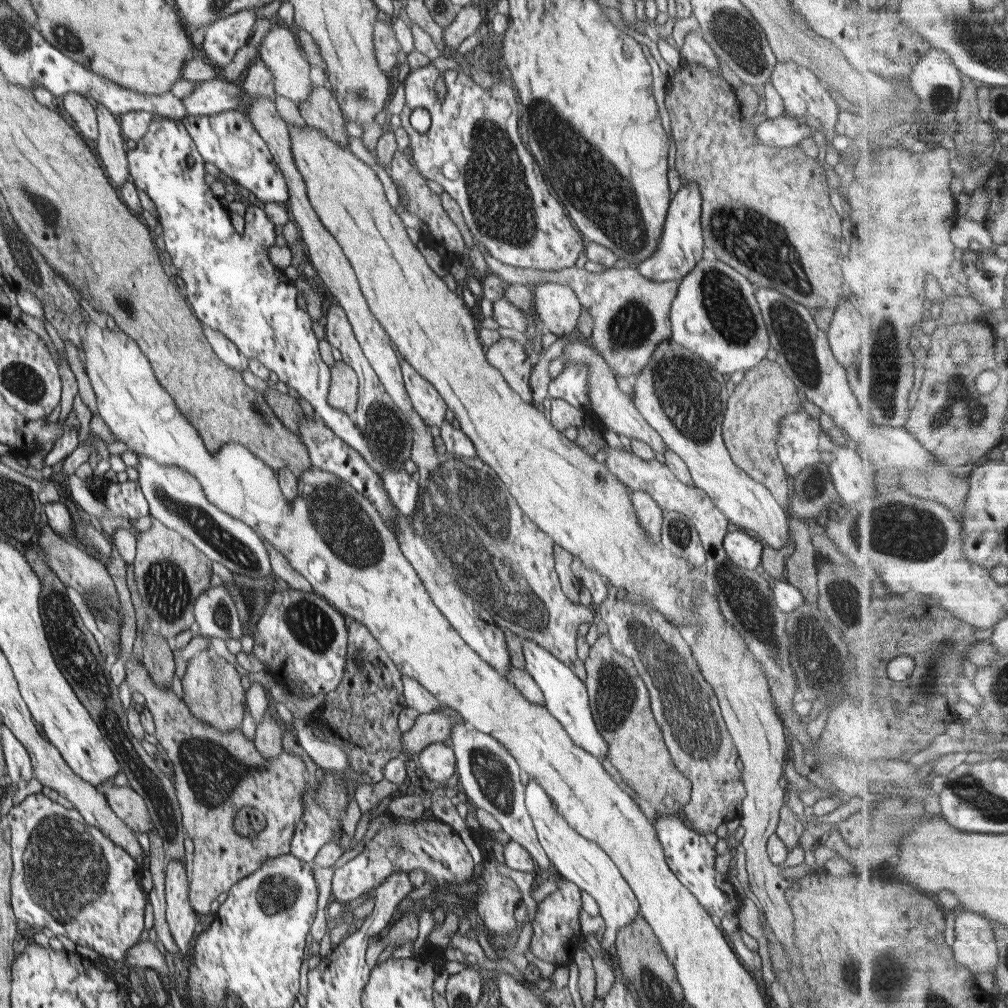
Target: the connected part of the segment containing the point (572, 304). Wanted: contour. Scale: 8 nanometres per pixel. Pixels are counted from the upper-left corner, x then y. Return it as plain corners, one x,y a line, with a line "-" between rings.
547,280
535,284
533,290
533,308
545,332
552,332
558,337
571,334
582,312
582,303
574,290

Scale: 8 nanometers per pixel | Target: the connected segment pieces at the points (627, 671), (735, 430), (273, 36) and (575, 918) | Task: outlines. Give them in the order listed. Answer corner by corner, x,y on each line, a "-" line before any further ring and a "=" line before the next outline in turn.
608,633
599,635
598,640
590,647
589,656
585,659
587,672
584,684
589,694
590,712
609,748
608,760
618,769
626,784
644,797
660,814
680,812
691,799
692,783
686,778
672,760
659,724
654,719
651,710
649,690
644,684
633,660
618,652
611,643
=
762,359
754,368
748,369
737,378
744,380
740,384
736,384
734,392
727,399
725,410
725,418
723,419
723,427
721,434
726,449
732,458
732,461
741,470
746,472
754,481
760,482
766,487
782,508
788,508
790,500
791,477
786,474
776,452
776,435
778,435
779,422
791,414
791,412
799,412
803,410
802,403
798,397
797,386
787,377
783,368
775,360
=
273,26
268,36
263,38
259,45
259,54
259,59
263,60
272,73
274,89
278,95
292,100
296,106
310,97
313,83
310,79
312,66
303,56
294,31
281,26
=
560,877
559,889
537,902
537,913
532,920
532,938
529,951
536,958
554,965
568,965
573,960
583,938
579,922
582,910
581,889
568,879

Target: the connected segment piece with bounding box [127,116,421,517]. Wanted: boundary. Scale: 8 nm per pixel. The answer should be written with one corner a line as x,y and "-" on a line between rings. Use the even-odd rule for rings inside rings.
157,116
153,119
146,134
137,141
136,148
127,153
130,180
148,194
158,210
162,224
165,248
170,254
172,264
176,266
177,275
186,284
186,299
196,318
212,330
221,332
231,340
236,348
247,358
261,362
269,371
278,375
282,388
294,388
304,400
310,402
317,414
332,430
338,439
342,439
347,446
352,447
368,465
378,471
384,489
392,505
399,513
410,517
416,511
420,483
415,475
410,475
404,469
386,470
382,468
370,448
366,446
360,430
352,416
329,405
328,391
331,385
331,368
322,360
319,351
319,340
312,331
312,319
308,311
298,307
296,287
291,271
277,269
268,257
269,248
276,245
276,225
267,217
264,209
255,204
247,204
245,215
238,222
230,210
220,202
210,190
210,185
204,179
205,160
197,151
193,138
189,135
183,122
176,122
-
188,158
194,158
190,164

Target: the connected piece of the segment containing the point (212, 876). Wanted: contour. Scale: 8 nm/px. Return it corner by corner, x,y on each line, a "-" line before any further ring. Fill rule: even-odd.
131,657
126,663
126,682
131,690
144,695
145,704
152,713
155,722
155,735
166,750
168,758
174,764
175,777
172,778
179,807
182,813
182,824
187,836
194,843
194,858
192,858
192,872
189,879
189,899
192,909
198,915
210,915
212,902
222,894
228,892
239,880
256,872
263,862
270,856
282,856
290,853
291,840
295,833
295,826
303,815
303,792
305,786
306,767
300,757
292,752
282,751
278,756
268,760
256,748
255,741
246,739
241,727
232,732
220,732
205,722
198,721
182,699
178,699
171,689
164,689
152,681
152,677
142,665
137,665
-
246,805
256,807
264,813
267,827
255,839
239,837
234,832
233,818
237,810

